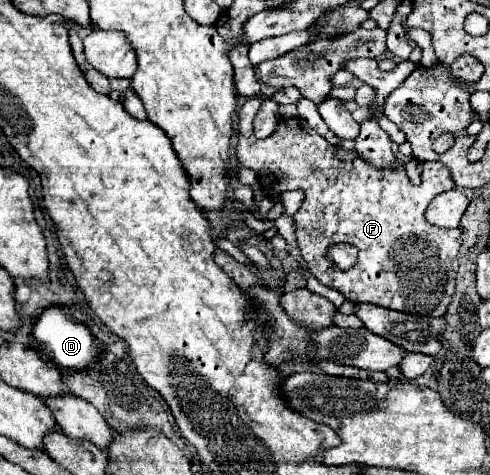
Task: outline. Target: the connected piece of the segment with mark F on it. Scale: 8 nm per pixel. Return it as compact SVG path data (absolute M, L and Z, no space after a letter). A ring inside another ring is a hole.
M257 96L255 100L247 100L243 104L243 108L239 110L239 144L237 144L237 158L239 162L245 166L245 168L251 168L259 174L259 184L261 188L271 196L271 194L281 194L285 190L291 190L291 188L301 188L305 192L305 200L301 204L301 208L295 212L295 224L297 224L297 244L299 244L299 250L301 250L301 256L303 260L307 262L309 266L309 272L325 286L329 288L335 288L339 290L349 302L353 304L361 304L361 302L367 302L367 304L375 304L375 306L383 306L383 308L391 308L391 310L399 310L399 312L409 312L409 314L421 314L421 316L443 316L447 312L447 306L455 294L455 284L457 284L457 268L459 268L459 262L457 262L457 250L461 246L461 230L459 228L451 228L451 230L443 230L443 228L437 228L437 226L429 226L429 222L425 220L425 208L429 206L429 202L445 192L445 190L451 190L455 188L455 182L447 170L447 166L443 162L425 162L423 164L423 172L421 172L421 184L413 184L403 168L403 162L397 160L391 168L375 168L371 166L369 162L365 162L365 158L357 152L357 150L345 150L341 146L331 146L325 138L321 138L319 134L315 134L315 130L311 130L307 126L307 122L299 120L299 128L287 128L287 118L279 118L279 124L275 128L275 132L265 138L265 140L257 140L253 136L253 118L257 116L259 112L259 106L263 104L265 98ZM337 242L349 242L353 246L357 246L359 250L359 256L357 256L357 262L353 268L349 268L347 272L341 272L341 274L327 274L327 260L325 260L325 250L327 246L331 244L337 244Z

